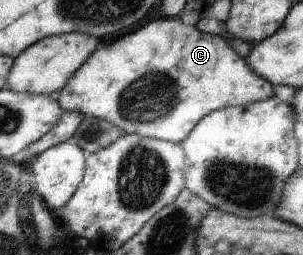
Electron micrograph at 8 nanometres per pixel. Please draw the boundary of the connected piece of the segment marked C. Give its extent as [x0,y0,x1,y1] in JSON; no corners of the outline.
[55,17,273,144]

